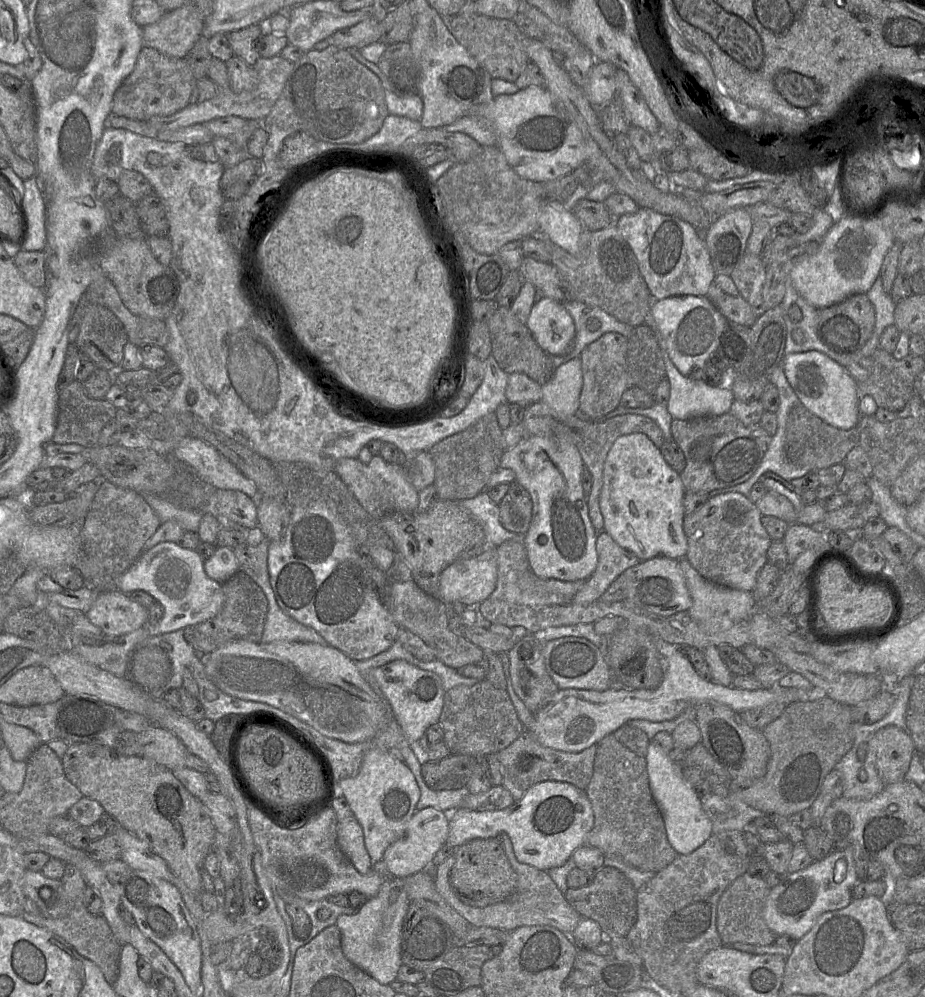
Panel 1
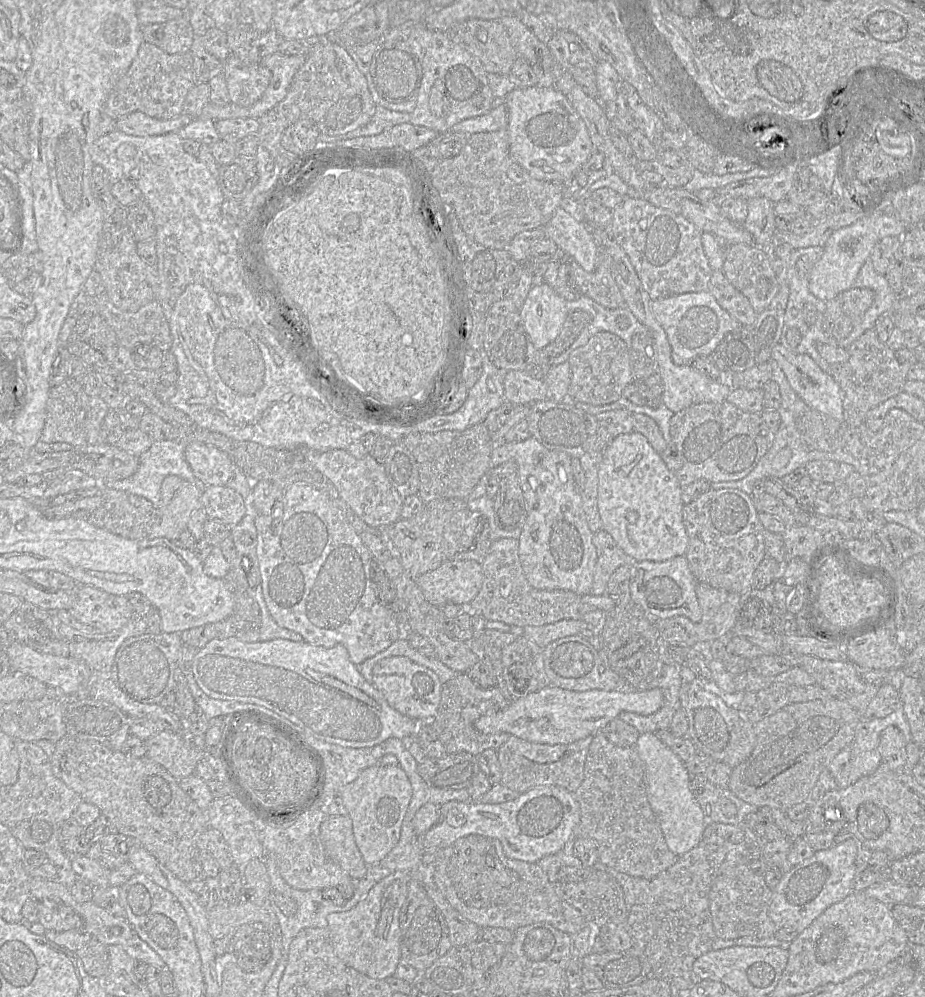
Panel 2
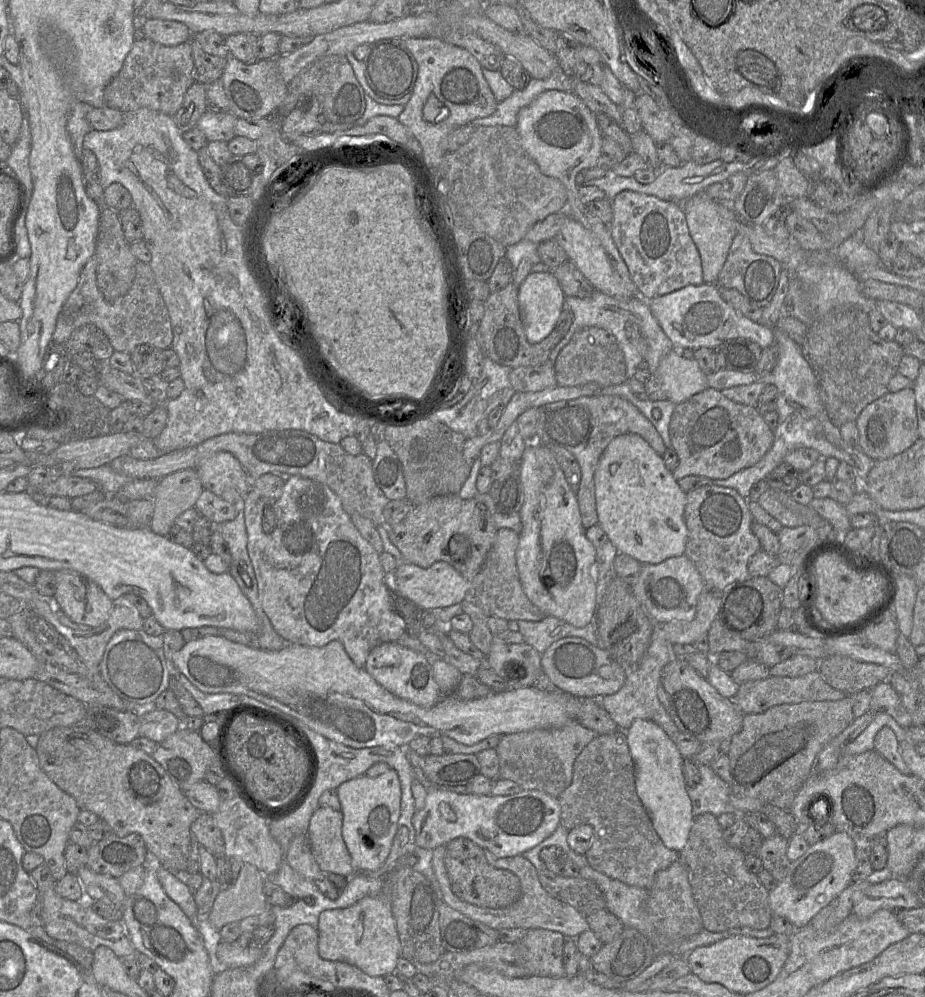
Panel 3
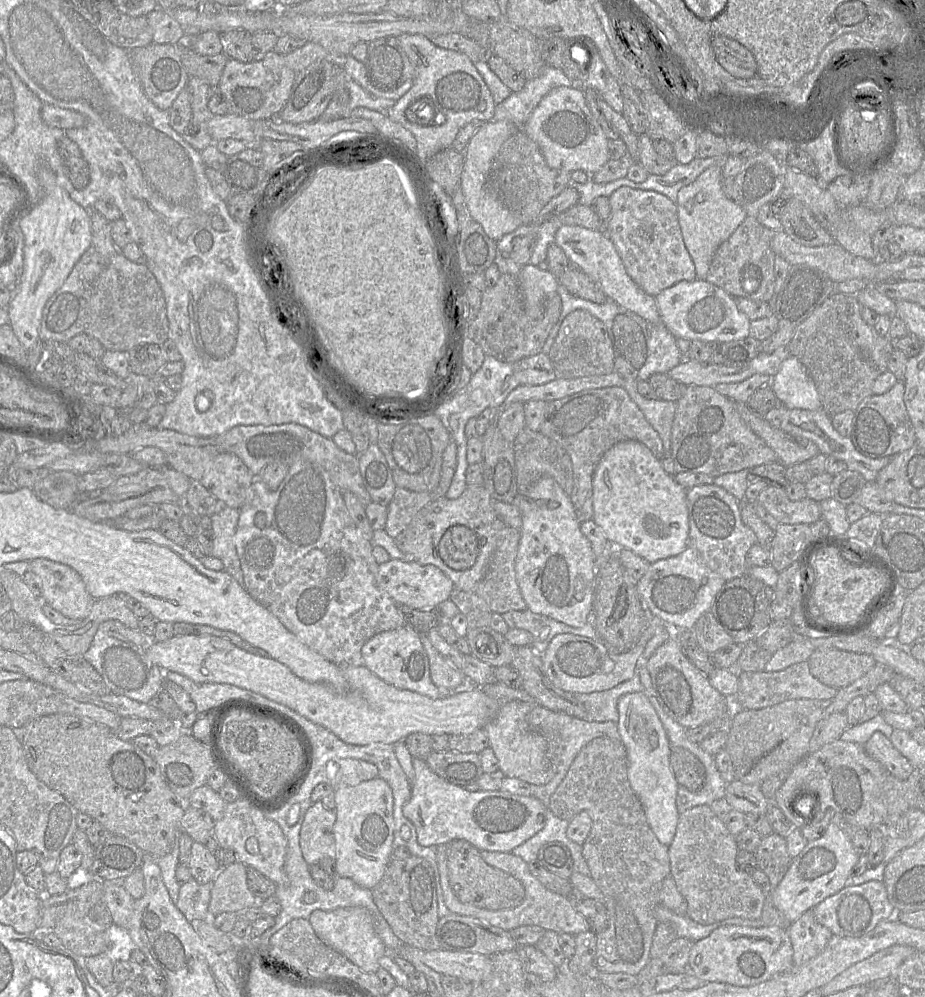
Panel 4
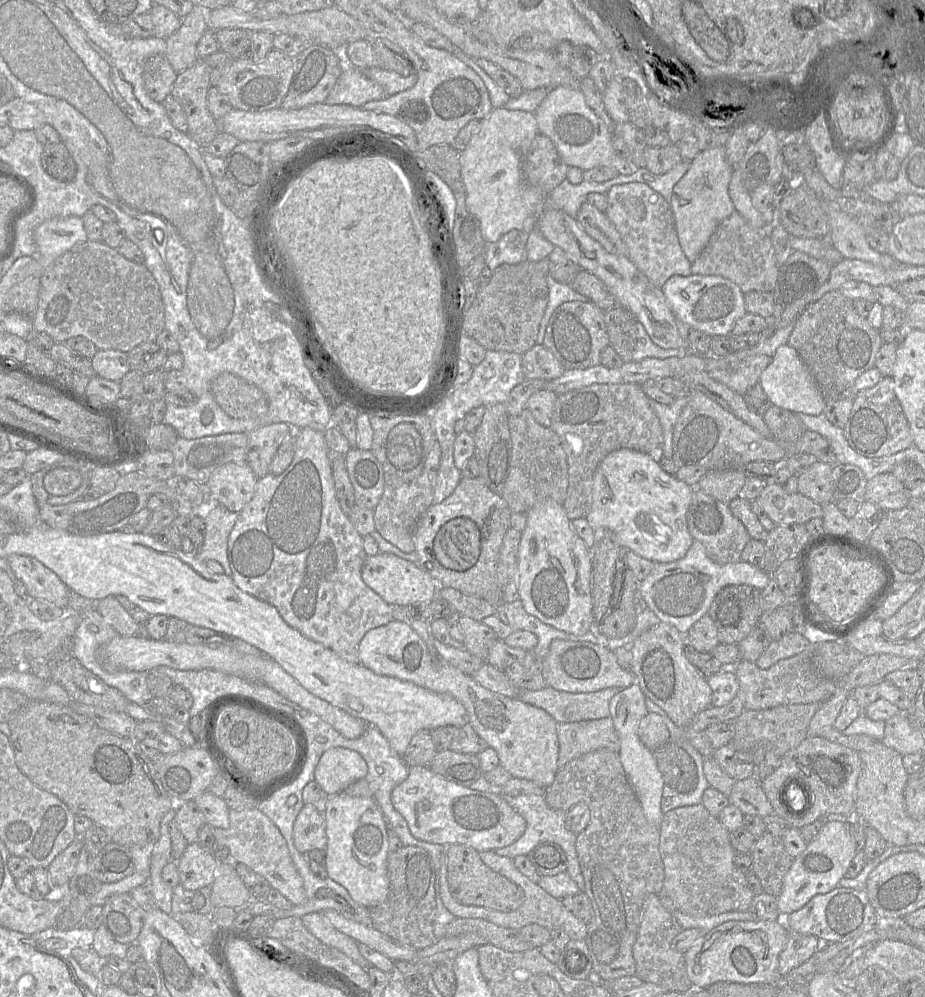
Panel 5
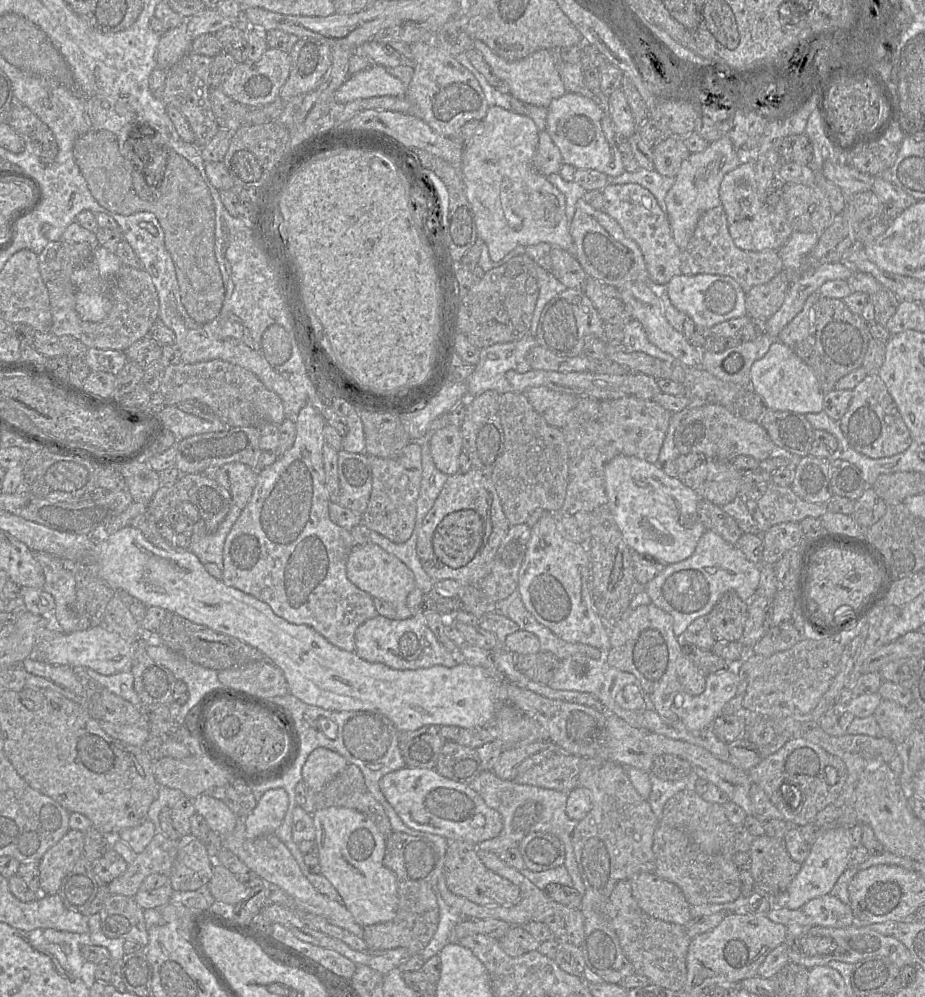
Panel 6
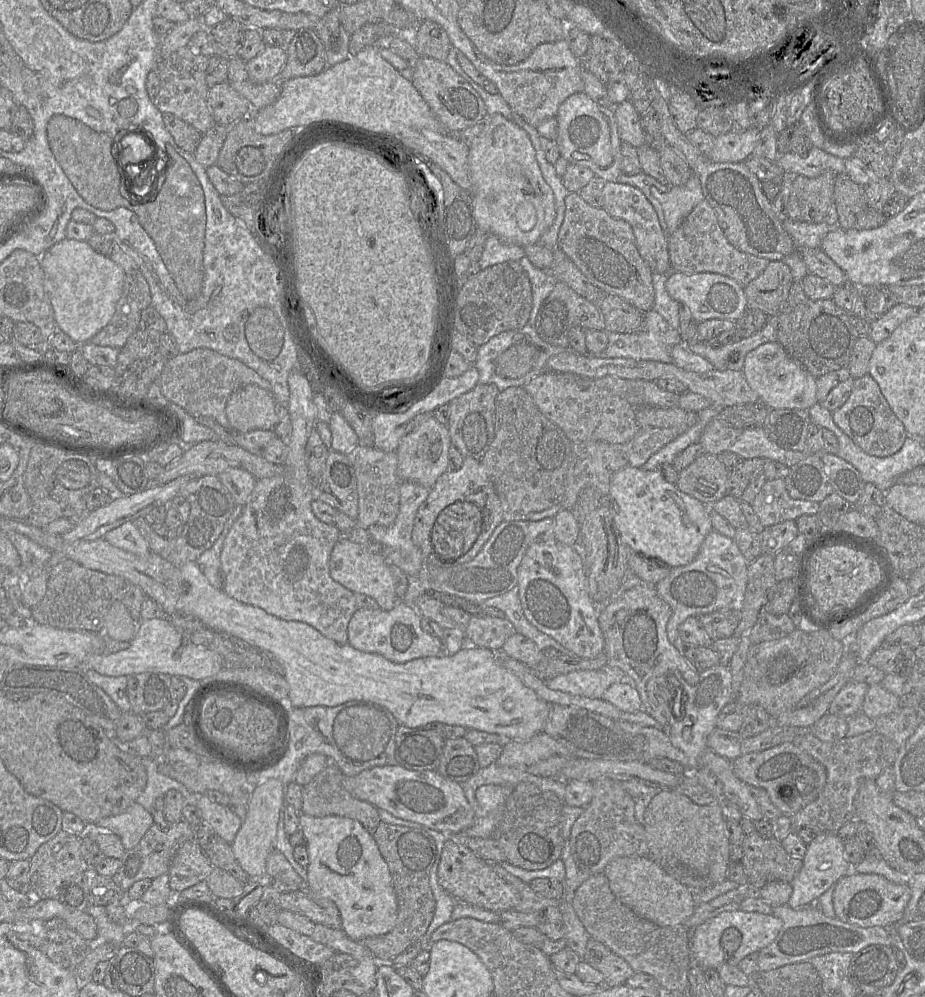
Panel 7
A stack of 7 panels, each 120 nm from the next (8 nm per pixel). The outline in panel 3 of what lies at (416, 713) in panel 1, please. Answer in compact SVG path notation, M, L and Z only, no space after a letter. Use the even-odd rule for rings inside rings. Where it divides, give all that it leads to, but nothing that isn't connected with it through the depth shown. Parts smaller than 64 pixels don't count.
M399 642L383 643L372 649L364 668L378 684L391 694L418 706L432 707L441 697L444 697L440 694L432 667L427 659Z

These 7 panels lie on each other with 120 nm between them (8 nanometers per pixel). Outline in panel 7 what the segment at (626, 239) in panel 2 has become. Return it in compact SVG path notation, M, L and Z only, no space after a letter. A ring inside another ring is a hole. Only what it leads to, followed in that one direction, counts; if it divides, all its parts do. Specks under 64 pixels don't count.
M607 182L602 190L603 209L613 218L625 220L630 224L639 254L653 273L669 274L671 263L668 239L663 231L658 215L645 194L637 187L619 182Z

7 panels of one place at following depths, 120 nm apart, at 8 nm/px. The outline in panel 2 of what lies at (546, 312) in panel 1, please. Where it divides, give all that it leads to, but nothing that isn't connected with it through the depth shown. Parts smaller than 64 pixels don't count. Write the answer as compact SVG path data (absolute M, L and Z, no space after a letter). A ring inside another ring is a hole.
M547 283L532 286L520 309L520 317L536 349L546 347L557 338L567 313L566 300Z

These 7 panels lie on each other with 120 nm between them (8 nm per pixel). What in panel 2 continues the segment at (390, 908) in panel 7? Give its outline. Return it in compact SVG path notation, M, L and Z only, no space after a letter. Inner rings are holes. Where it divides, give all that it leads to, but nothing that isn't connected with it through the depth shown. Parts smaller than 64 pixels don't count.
M379 762L363 770L351 783L339 789L339 795L352 820L355 843L367 865L379 863L398 843L401 825L412 797L412 786L405 771L399 766L383 766Z

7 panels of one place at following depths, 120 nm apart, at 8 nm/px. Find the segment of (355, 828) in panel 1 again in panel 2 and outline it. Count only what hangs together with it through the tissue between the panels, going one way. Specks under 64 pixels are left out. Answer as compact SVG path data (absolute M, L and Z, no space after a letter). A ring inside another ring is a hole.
M327 815L320 826L320 838L329 858L355 881L368 870L353 834L349 815Z

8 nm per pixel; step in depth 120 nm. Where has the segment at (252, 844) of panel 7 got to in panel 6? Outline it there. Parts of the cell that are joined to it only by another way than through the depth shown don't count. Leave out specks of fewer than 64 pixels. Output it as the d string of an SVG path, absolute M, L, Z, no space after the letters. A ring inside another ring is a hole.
M282 788L266 791L252 812L244 818L247 838L273 834L282 824L288 808L288 794Z

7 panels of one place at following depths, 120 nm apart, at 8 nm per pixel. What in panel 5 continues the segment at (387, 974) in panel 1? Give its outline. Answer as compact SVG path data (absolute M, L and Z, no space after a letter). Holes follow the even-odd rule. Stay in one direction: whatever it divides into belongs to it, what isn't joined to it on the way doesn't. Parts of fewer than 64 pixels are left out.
M322 913L305 914L301 917L301 921L304 927L323 944L339 950L362 968L374 967L369 965L361 955L358 943L353 938L339 932Z

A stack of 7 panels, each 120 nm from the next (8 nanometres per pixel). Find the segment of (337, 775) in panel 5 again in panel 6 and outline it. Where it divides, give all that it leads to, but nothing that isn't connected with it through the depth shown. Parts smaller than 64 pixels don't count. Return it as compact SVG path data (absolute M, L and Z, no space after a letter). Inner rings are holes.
M318 747L302 766L302 781L317 793L347 765L347 760L337 752Z

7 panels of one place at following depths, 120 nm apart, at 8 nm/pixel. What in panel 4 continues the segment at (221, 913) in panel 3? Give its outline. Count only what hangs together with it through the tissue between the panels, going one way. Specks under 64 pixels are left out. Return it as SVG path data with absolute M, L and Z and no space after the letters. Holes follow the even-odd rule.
M235 862L222 867L213 879L209 912L239 914L248 908L258 905L257 898L247 885L248 867Z

